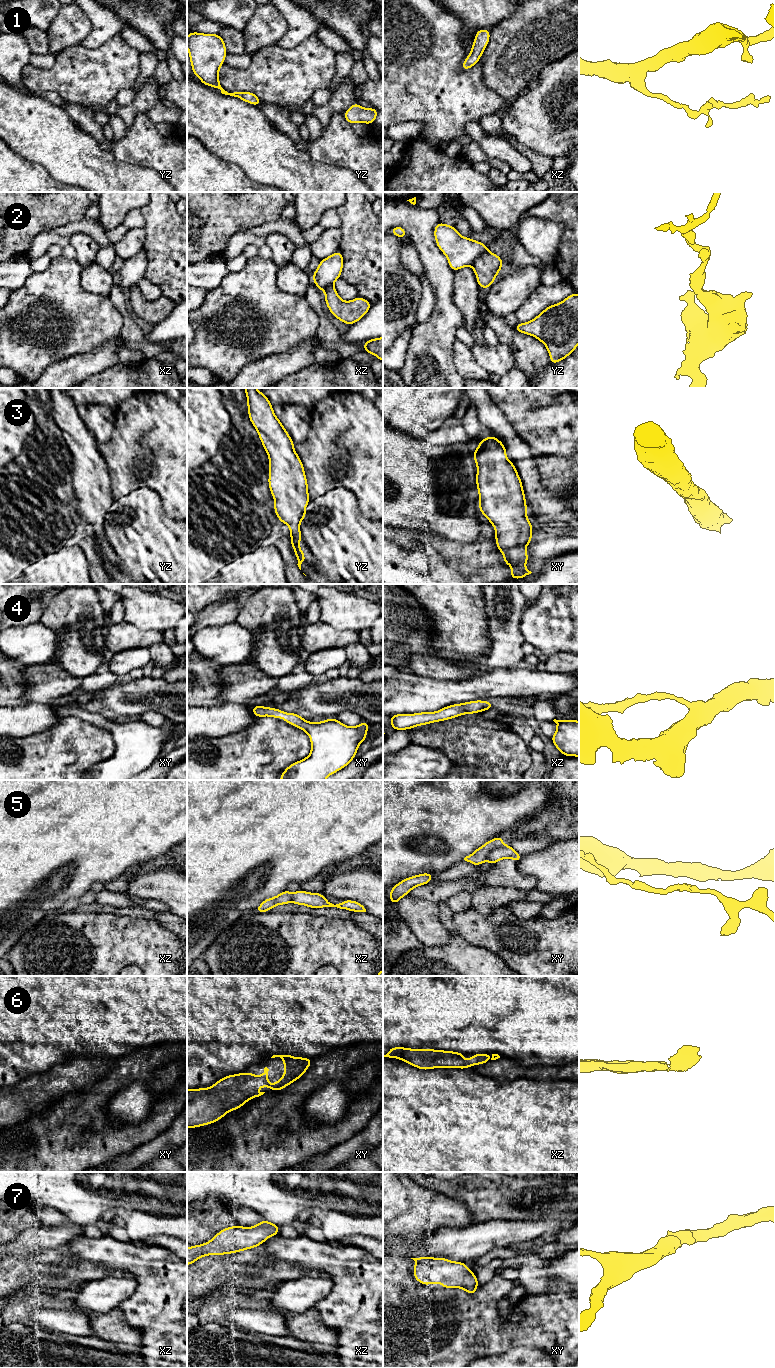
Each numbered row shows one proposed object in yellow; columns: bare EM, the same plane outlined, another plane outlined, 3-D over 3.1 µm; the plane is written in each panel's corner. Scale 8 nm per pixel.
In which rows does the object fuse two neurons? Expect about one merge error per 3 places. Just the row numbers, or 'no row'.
2, 5

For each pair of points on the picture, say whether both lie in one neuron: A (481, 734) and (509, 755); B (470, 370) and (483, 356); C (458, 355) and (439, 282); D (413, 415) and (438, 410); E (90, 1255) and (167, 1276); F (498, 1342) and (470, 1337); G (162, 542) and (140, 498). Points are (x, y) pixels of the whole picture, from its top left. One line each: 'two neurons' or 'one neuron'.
A: one neuron
B: two neurons
C: two neurons
D: one neuron
E: one neuron
F: one neuron
G: one neuron

